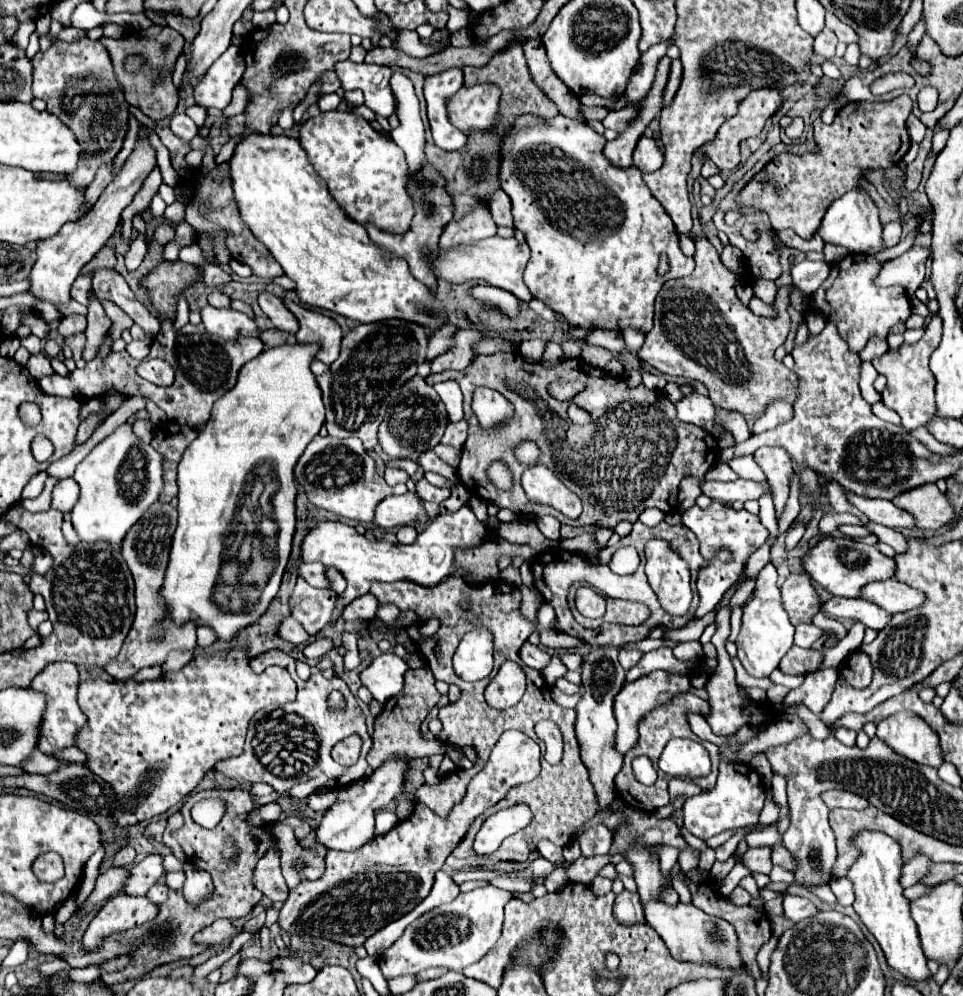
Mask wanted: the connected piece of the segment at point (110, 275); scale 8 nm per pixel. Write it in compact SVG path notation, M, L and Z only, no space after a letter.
M97 269L93 273L93 291L99 299L117 303L147 333L147 337L155 337L161 331L159 319L153 317L153 313L133 295L123 275L115 269Z

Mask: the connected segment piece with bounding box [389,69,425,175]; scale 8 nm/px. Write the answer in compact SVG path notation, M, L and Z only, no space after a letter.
M401 69L393 71L389 83L393 97L397 97L395 115L399 117L399 127L391 129L391 139L403 149L409 171L415 175L425 165L425 129L419 115L419 101L415 97L411 79Z

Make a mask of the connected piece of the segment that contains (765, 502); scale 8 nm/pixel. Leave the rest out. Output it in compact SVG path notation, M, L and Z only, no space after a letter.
M765 493L765 495L761 497L759 505L761 505L761 511L759 511L759 515L761 515L761 519L763 519L763 525L765 525L769 531L771 543L775 545L775 541L777 541L778 538L778 525L776 521L775 511L773 511L773 501L771 501L771 493Z

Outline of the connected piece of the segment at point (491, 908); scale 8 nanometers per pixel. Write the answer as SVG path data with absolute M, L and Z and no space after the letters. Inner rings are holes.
M481 887L469 893L459 893L453 903L441 905L421 915L378 957L383 977L393 979L407 973L415 975L429 967L447 967L451 971L463 971L467 965L477 963L497 943L503 925L503 907L509 899L511 895L507 895L507 891L503 889ZM423 943L441 943L441 947L425 947Z

